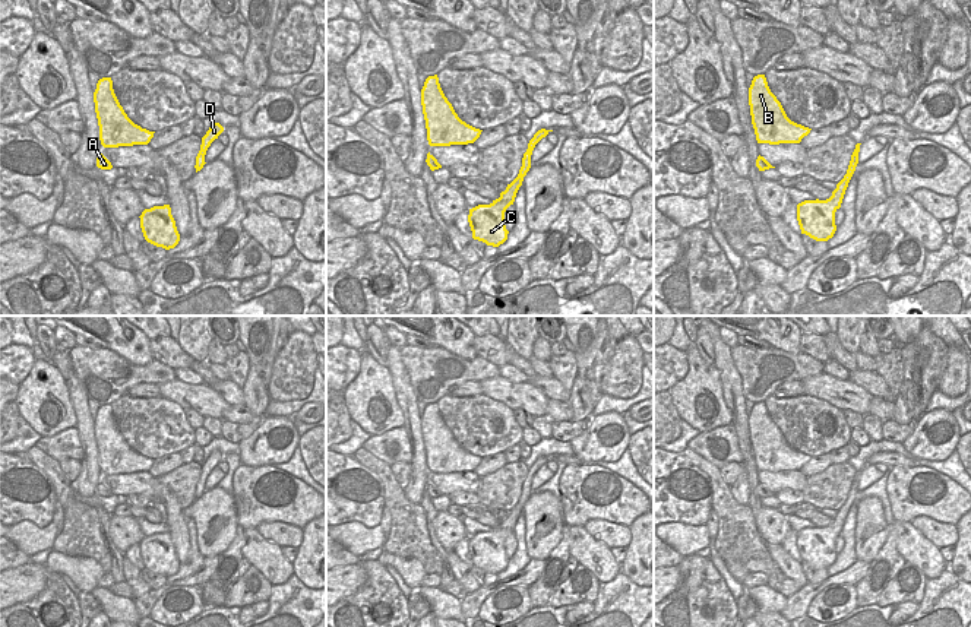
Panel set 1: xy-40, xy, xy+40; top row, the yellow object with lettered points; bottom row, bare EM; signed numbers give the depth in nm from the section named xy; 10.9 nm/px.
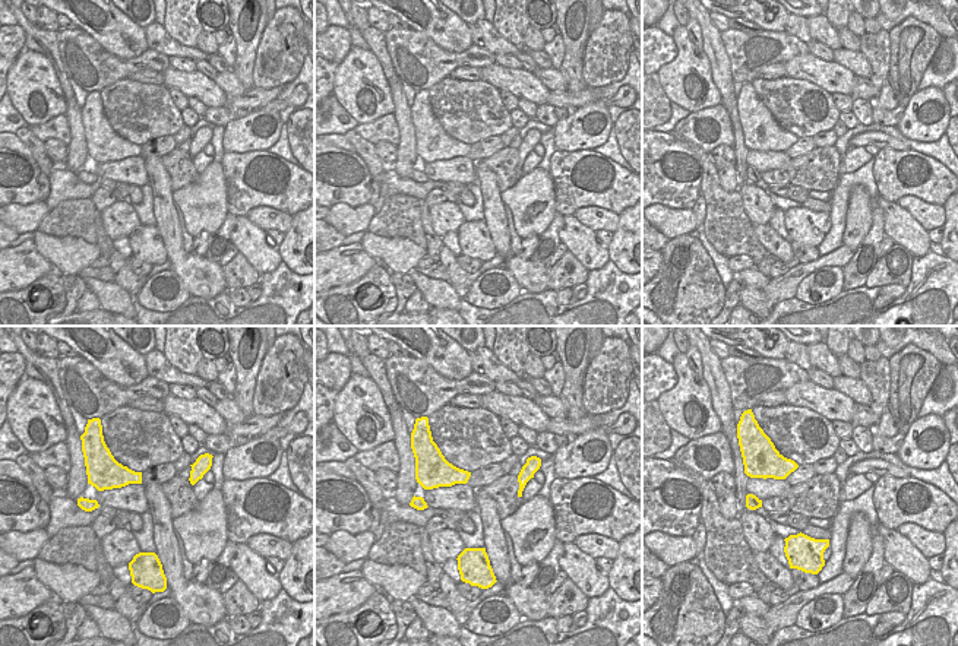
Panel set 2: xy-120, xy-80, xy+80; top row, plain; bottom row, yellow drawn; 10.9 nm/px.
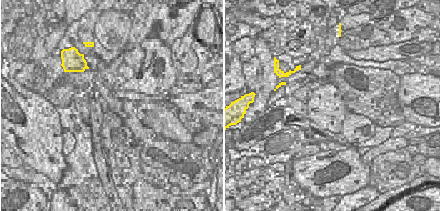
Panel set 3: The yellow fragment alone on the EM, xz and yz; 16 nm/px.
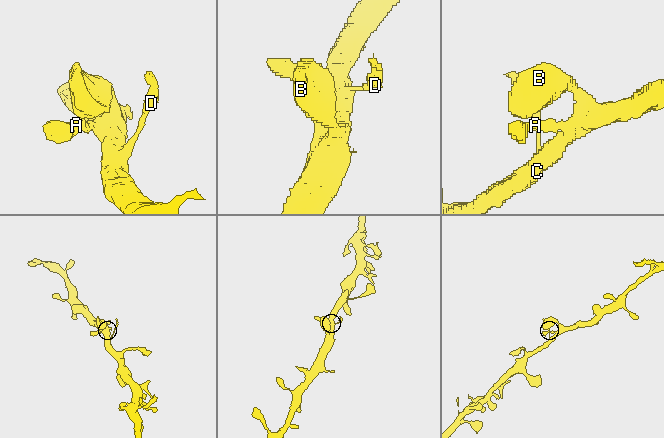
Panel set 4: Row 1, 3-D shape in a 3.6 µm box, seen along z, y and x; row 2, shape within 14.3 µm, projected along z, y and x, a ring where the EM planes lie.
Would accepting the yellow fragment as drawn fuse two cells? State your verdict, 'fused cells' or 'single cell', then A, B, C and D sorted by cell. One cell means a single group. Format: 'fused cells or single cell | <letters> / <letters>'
single cell | A B C D

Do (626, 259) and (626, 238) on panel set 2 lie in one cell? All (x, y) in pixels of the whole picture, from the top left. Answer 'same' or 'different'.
same

